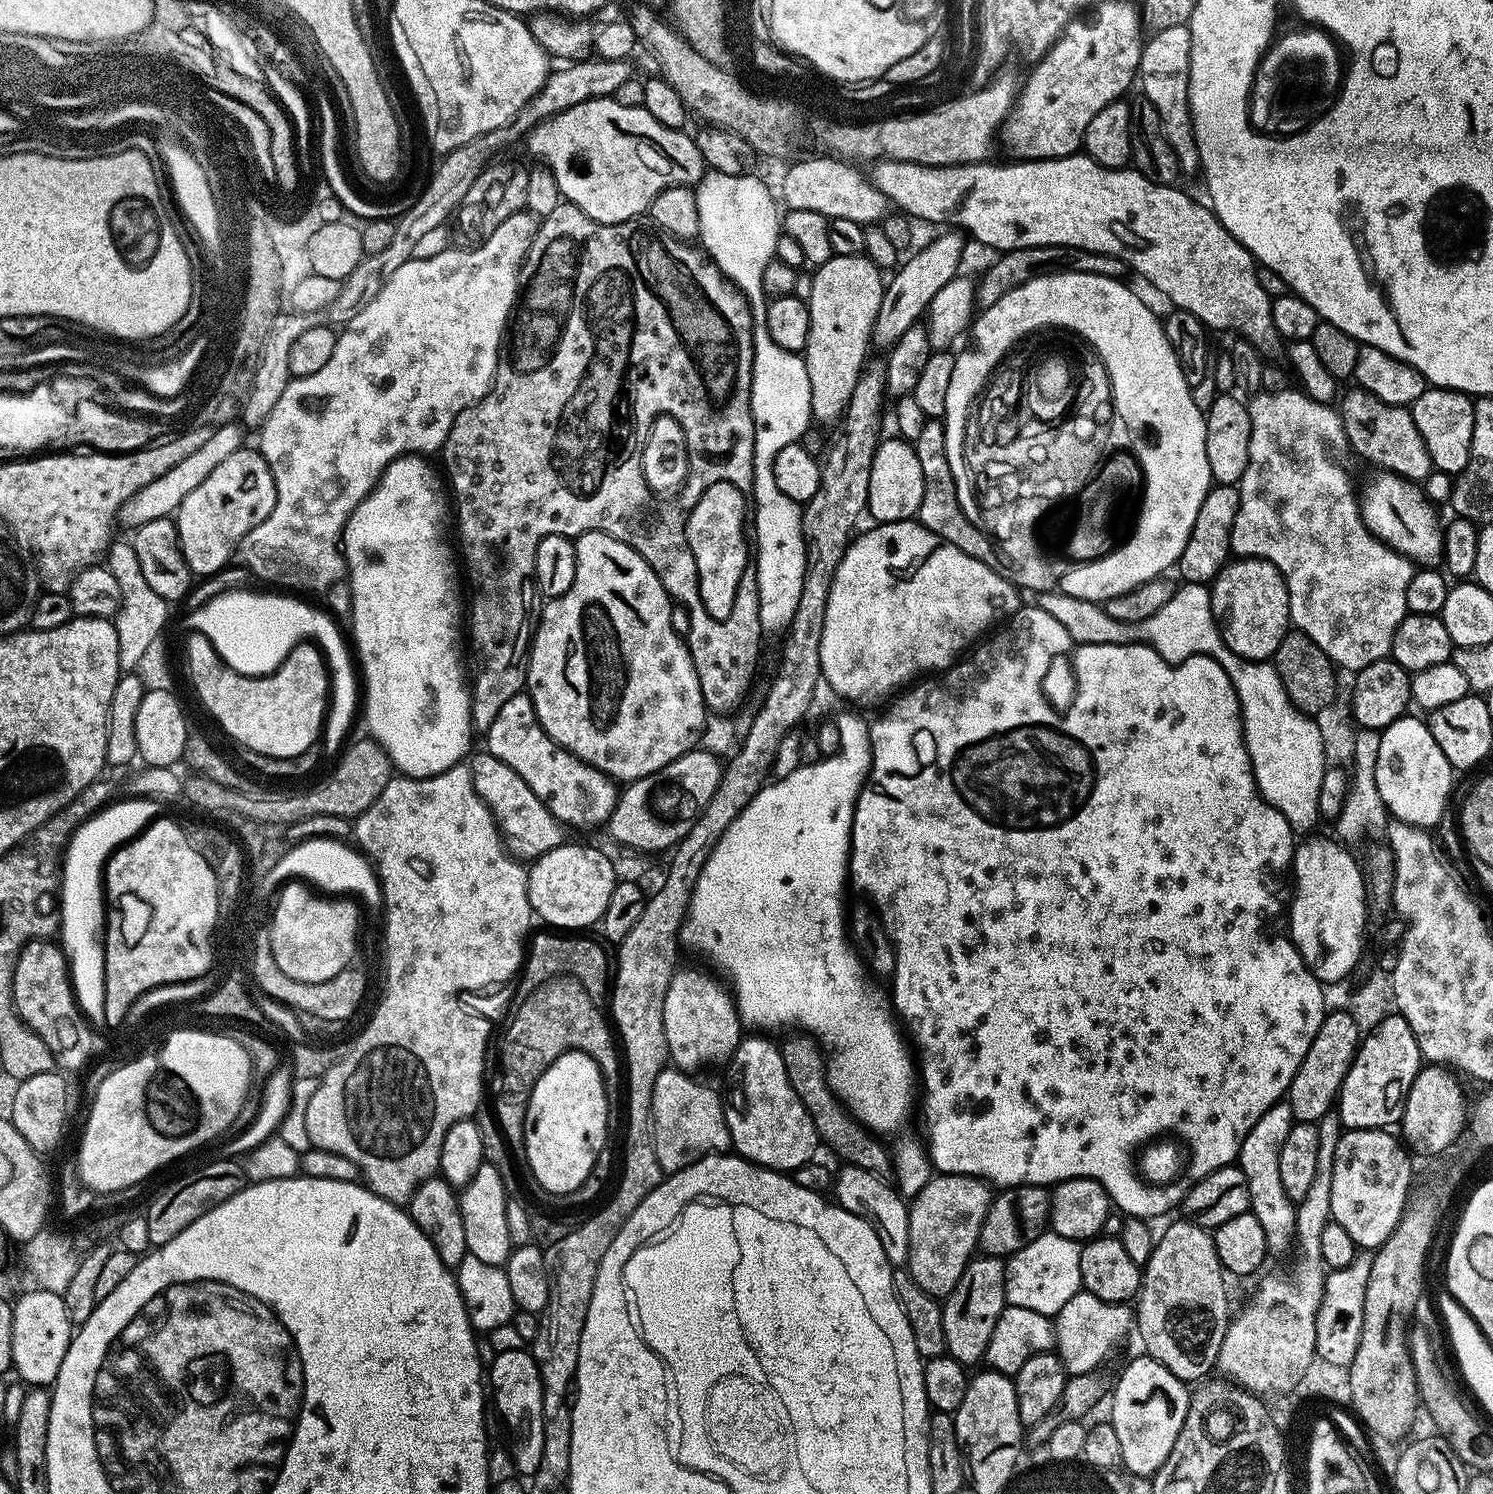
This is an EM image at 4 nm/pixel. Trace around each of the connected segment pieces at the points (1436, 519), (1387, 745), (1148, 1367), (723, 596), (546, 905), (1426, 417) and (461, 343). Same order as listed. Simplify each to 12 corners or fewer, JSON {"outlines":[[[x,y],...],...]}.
{"outlines":[[[1383,470],[1358,511],[1380,543],[1420,566],[1445,551],[1437,505]],[[1427,723],[1380,732],[1376,785],[1397,820],[1432,830],[1452,764]],[[1140,1354],[1111,1389],[1120,1459],[1151,1478],[1186,1422],[1190,1388]],[[716,482],[687,520],[699,597],[733,613],[750,562],[745,493]],[[565,842],[527,869],[533,913],[599,925],[618,883],[604,852]],[[1425,387],[1410,405],[1432,467],[1459,474],[1474,438],[1473,397]],[[515,212],[408,259],[258,428],[238,549],[345,575],[344,523],[491,388],[533,251]]]}

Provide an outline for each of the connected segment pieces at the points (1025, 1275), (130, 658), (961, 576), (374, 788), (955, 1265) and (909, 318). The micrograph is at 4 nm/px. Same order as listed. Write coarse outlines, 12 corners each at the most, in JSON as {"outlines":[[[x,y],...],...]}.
{"outlines":[[[1055,1236],[1007,1257],[1008,1304],[1052,1318],[1081,1291],[1081,1245]],[[127,539],[109,543],[118,584],[120,667],[134,670],[164,632],[170,604],[146,583]],[[915,519],[849,543],[820,670],[876,704],[1022,604]],[[374,740],[343,749],[311,816],[361,816],[394,769]],[[933,1175],[908,1204],[906,1271],[945,1298],[973,1259],[987,1183]],[[934,237],[887,281],[874,329],[895,342],[961,271],[965,237]]]}

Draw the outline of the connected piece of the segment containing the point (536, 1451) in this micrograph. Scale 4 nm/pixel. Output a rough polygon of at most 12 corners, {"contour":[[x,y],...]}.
{"contour":[[497,1351],[490,1396],[521,1477],[542,1462],[544,1387],[531,1351]]}

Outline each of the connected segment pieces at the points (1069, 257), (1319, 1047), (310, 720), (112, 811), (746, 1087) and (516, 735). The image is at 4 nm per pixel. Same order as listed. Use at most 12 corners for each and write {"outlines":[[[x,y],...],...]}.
{"outlines":[[[1030,246],[999,255],[981,309],[1060,270],[1123,281],[1125,260],[1080,248]],[[1329,1011],[1286,1093],[1293,1121],[1333,1109],[1358,1035]],[[184,640],[196,696],[239,747],[290,758],[317,743],[330,673],[315,643],[272,680],[232,676]],[[109,803],[68,841],[58,937],[89,1025],[104,1024],[106,893],[117,848],[158,812]],[[744,1038],[732,1148],[781,1174],[809,1163],[815,1124],[781,1049]],[[521,694],[487,751],[565,829],[611,821],[617,781],[552,740]]]}

